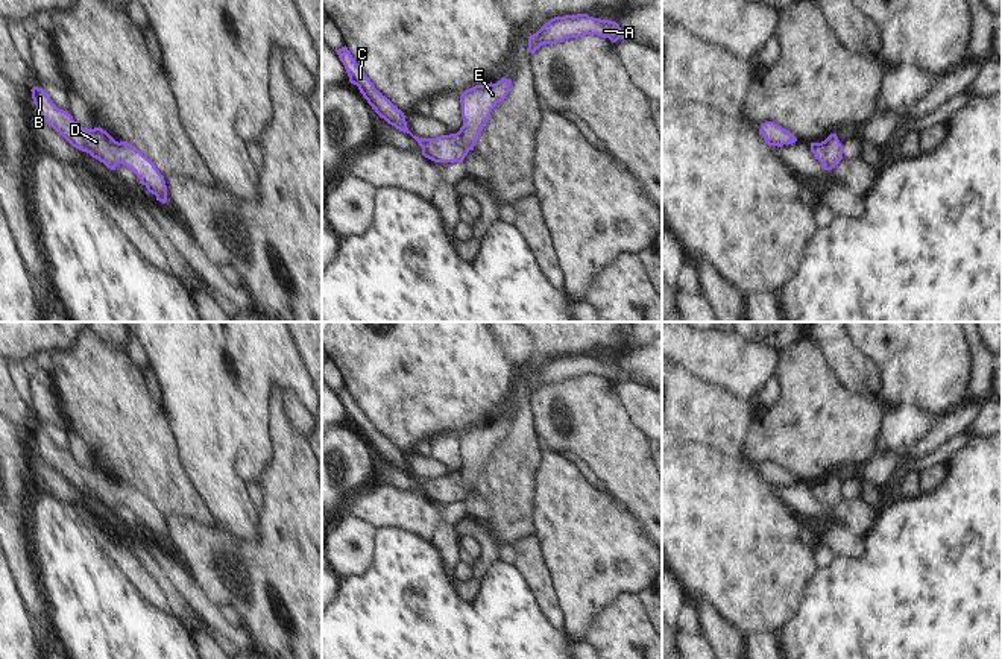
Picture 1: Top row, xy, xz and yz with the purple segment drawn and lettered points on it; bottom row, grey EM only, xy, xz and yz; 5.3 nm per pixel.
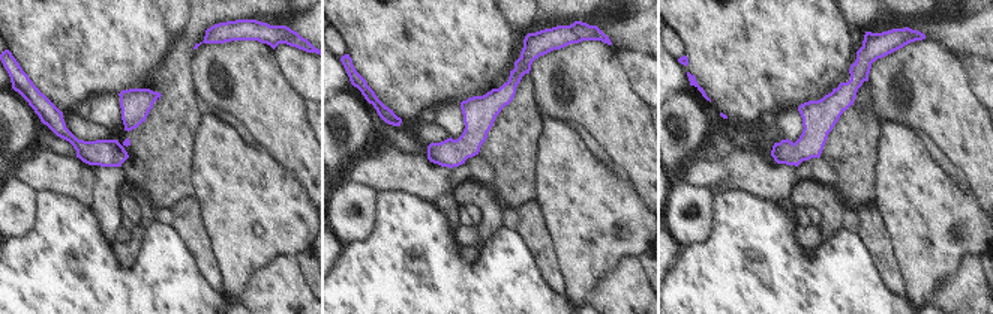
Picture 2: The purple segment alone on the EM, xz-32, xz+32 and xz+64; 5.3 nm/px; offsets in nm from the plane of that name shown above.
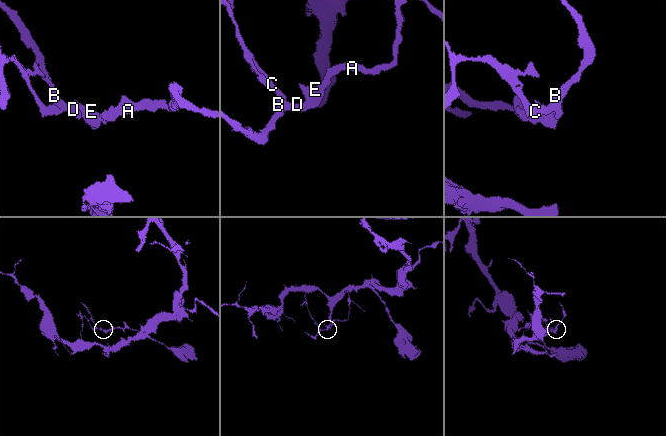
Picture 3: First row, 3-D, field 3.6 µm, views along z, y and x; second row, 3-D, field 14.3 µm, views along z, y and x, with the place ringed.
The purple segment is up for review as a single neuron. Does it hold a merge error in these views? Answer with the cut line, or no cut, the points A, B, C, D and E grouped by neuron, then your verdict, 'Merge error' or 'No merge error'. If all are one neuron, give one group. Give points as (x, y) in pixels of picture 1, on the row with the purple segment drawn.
No split. Groups: A B C D E. No merge error.

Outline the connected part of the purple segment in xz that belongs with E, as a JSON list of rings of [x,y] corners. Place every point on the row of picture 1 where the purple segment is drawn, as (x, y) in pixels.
[[[348,47],[336,50],[343,62],[349,82],[357,85],[372,109],[396,129],[410,134],[422,147],[422,155],[434,162],[463,162],[469,150],[490,117],[492,109],[506,99],[512,80],[503,77],[496,84],[475,85],[460,96],[463,126],[457,134],[436,138],[419,138],[413,135],[405,115],[386,96],[383,96],[366,73],[358,67]]]

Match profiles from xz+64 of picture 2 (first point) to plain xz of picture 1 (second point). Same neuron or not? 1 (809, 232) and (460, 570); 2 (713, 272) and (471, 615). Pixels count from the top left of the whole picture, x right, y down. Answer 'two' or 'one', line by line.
1: one
2: one

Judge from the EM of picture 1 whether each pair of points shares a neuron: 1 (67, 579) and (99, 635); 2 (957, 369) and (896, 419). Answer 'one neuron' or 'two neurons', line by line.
1: one neuron
2: two neurons

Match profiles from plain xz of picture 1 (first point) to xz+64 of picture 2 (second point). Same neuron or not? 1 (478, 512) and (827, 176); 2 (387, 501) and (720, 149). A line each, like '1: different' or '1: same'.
1: same
2: different

